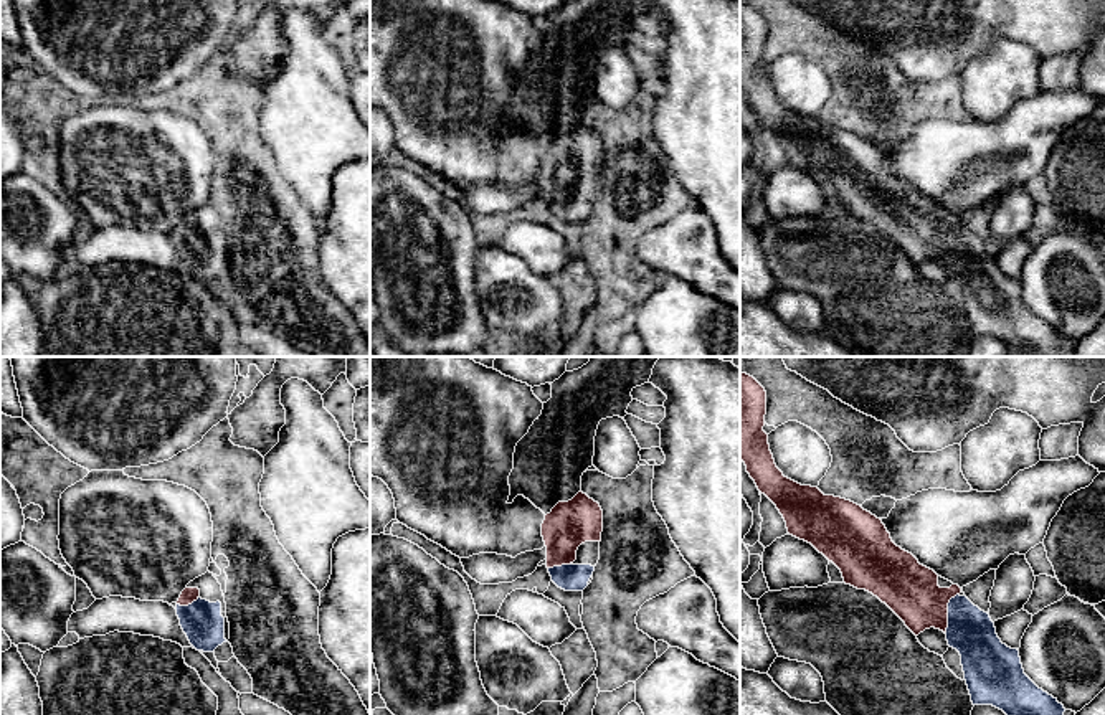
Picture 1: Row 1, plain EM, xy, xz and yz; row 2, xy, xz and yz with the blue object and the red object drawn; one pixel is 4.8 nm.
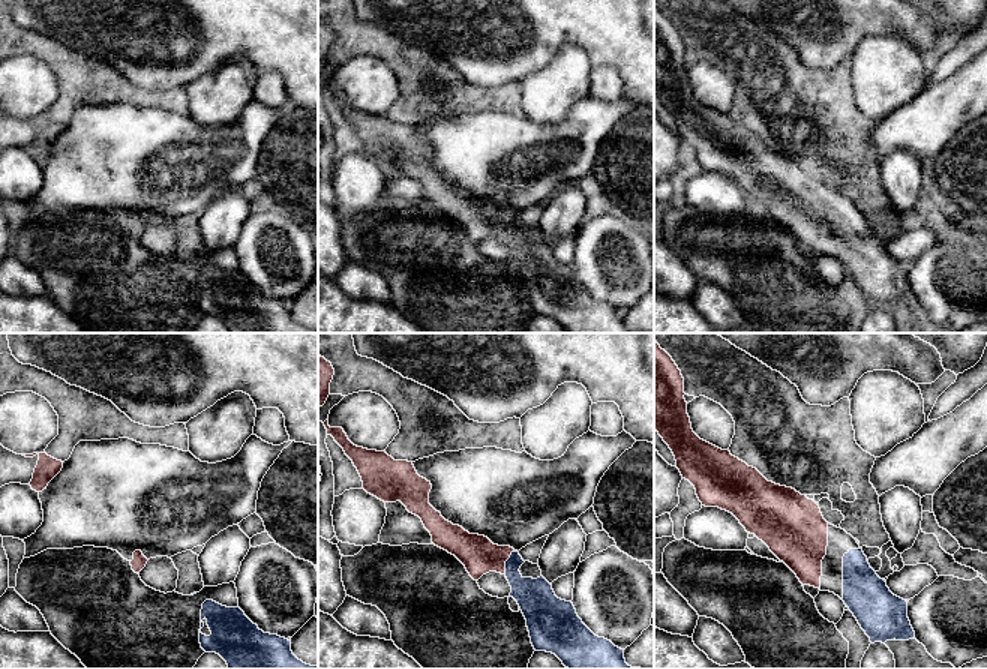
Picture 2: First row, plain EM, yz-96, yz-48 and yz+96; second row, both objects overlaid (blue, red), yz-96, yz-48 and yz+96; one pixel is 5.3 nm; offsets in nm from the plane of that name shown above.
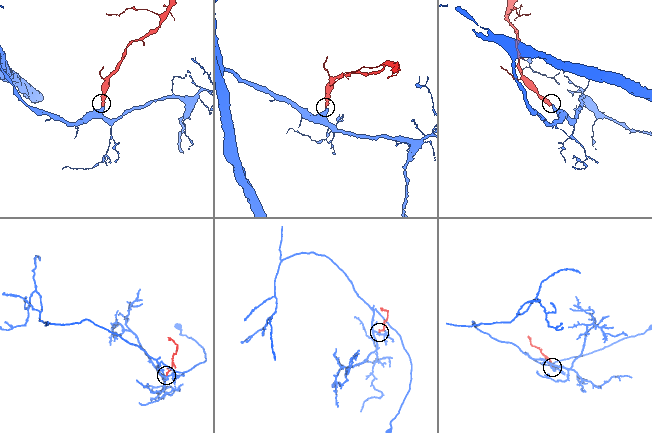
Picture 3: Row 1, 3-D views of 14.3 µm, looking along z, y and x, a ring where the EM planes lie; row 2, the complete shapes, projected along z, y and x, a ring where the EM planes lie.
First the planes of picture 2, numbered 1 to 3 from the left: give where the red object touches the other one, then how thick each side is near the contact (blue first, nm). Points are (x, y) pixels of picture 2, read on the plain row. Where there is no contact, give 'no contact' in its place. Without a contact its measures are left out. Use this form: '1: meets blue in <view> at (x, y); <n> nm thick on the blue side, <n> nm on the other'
1: no contact
2: meets blue in yz-48 at (506, 227); 200 nm thick on the blue side, 200 nm on the other
3: no contact

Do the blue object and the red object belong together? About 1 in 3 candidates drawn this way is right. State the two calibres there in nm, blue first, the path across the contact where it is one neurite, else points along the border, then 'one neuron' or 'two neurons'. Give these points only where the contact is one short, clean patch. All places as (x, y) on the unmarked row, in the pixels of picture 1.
calibres 220 and 280 nm; way yz (970, 261), (948, 243), (925, 235), (910, 220); one neuron

